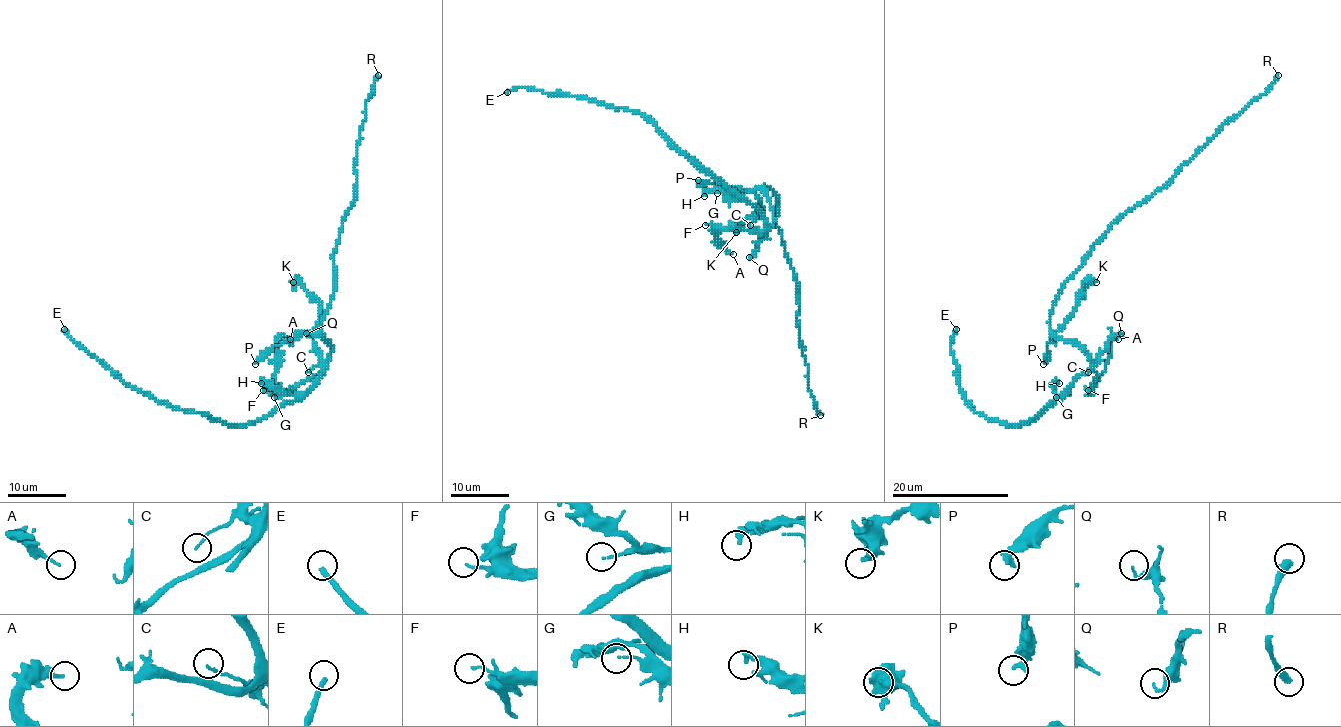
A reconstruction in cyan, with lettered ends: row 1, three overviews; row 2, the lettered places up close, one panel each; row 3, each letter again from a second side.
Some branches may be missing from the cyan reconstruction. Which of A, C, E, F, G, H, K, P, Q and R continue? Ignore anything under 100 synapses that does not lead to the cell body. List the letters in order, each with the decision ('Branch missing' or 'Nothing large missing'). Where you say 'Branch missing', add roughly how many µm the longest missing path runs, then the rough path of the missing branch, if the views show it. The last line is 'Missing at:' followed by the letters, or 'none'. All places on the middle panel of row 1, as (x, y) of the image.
A: Nothing large missing
C: Nothing large missing
E: Nothing large missing
F: Nothing large missing
G: Nothing large missing
H: Nothing large missing
K: Nothing large missing
P: Nothing large missing
Q: Nothing large missing
R: Branch missing. Missing length about 110 µm
Missing at: R

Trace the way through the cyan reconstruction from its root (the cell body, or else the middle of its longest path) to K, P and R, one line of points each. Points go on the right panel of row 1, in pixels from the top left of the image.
K: (1074, 343), (1059, 340), (1052, 334), (1074, 310), (1081, 286), (1096, 282)
P: (1074, 343), (1059, 340), (1053, 333), (1043, 364)
R: (1074, 343), (1051, 330), (1051, 311), (1059, 289), (1090, 248), (1115, 222), (1160, 190), (1278, 75)

